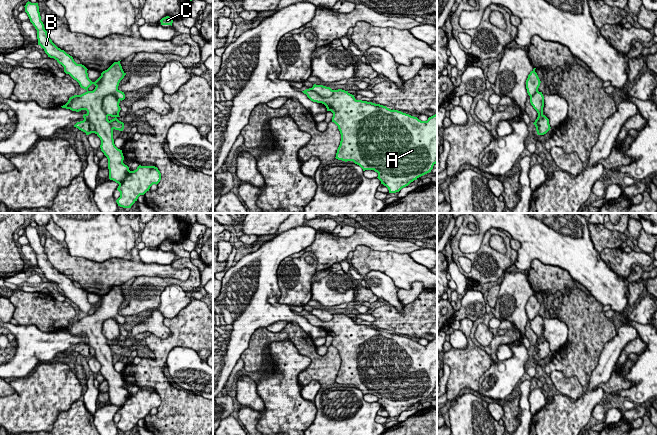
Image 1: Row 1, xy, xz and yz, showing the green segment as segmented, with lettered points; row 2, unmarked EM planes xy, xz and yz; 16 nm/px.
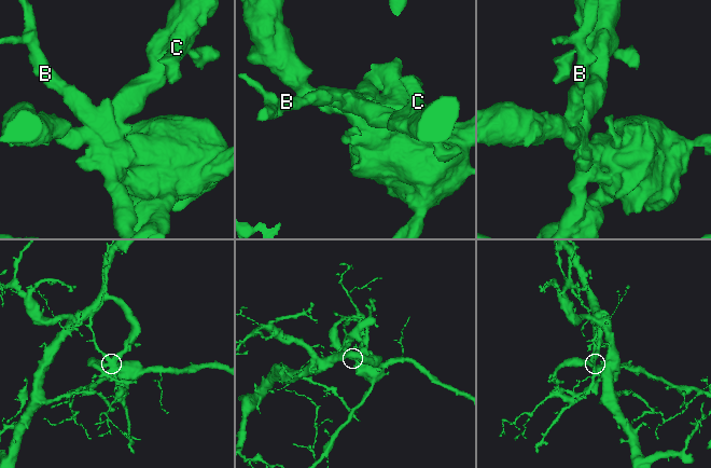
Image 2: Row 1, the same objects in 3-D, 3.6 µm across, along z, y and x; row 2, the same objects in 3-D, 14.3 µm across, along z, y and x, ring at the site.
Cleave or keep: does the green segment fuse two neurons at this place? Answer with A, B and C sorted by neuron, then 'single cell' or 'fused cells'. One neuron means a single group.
A B / C; fused cells

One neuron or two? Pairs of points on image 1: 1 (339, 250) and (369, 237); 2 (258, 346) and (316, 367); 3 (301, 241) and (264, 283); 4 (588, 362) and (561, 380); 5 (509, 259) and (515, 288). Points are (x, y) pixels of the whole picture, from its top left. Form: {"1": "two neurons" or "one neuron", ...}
{"1": "one neuron", "2": "one neuron", "3": "one neuron", "4": "two neurons", "5": "two neurons"}

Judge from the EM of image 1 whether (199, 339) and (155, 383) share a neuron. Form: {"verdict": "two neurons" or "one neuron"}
{"verdict": "one neuron"}

